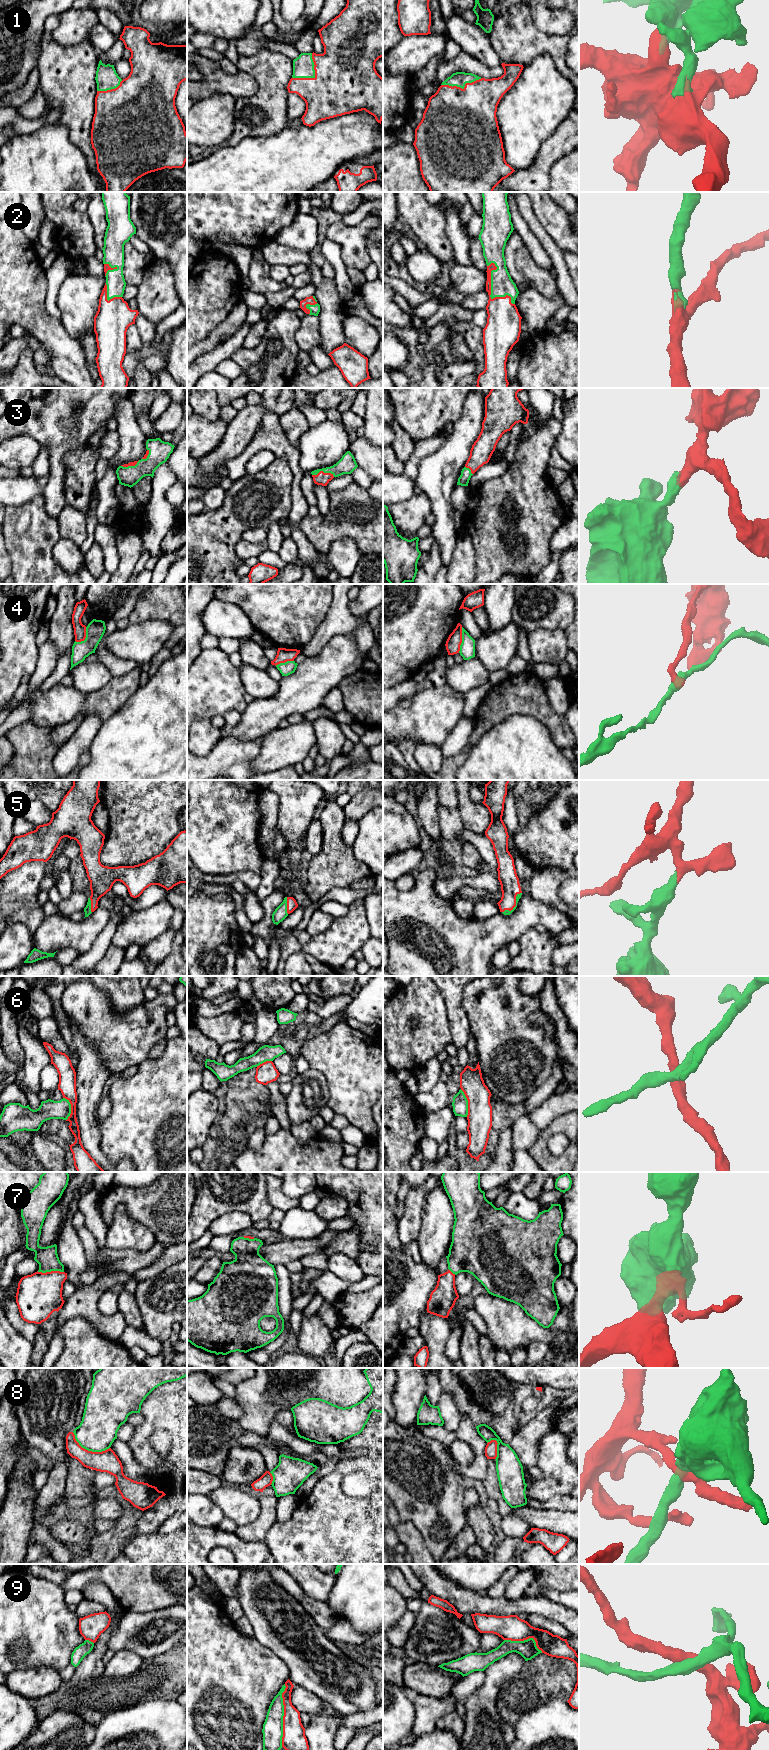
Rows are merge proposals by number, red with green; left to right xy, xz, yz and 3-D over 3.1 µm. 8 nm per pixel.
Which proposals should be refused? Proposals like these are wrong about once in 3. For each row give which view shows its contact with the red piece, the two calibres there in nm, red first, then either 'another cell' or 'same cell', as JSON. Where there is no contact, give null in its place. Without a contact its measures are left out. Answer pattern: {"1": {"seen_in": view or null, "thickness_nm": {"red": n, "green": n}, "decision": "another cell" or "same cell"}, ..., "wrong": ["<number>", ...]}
{"1": {"seen_in": "xz", "thickness_nm": {"red": 500, "green": 180}, "decision": "same cell"}, "2": {"seen_in": "yz", "thickness_nm": {"red": 260, "green": 180}, "decision": "same cell"}, "3": {"seen_in": "xz", "thickness_nm": {"red": 100, "green": 150}, "decision": "same cell"}, "4": {"seen_in": "yz", "thickness_nm": {"red": 120, "green": 130}, "decision": "another cell"}, "5": {"seen_in": "yz", "thickness_nm": {"red": 160, "green": 50}, "decision": "same cell"}, "6": {"seen_in": "yz", "thickness_nm": {"red": 200, "green": 130}, "decision": "another cell"}, "7": {"seen_in": "xy", "thickness_nm": {"red": 360, "green": 170}, "decision": "same cell"}, "8": {"seen_in": "xy", "thickness_nm": {"red": 180, "green": 300}, "decision": "another cell"}, "9": {"seen_in": "xz", "thickness_nm": {"red": 180, "green": 160}, "decision": "another cell"}, "wrong": ["4", "6", "8", "9"]}

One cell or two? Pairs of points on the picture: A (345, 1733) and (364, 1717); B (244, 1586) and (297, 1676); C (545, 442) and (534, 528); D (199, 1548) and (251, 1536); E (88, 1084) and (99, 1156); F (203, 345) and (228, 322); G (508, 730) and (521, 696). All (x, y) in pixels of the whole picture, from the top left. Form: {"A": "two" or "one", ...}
{"A": "one", "B": "one", "C": "one", "D": "two", "E": "one", "F": "one", "G": "two"}

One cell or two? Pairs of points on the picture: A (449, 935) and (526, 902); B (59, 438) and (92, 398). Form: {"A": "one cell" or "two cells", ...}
{"A": "one cell", "B": "one cell"}

